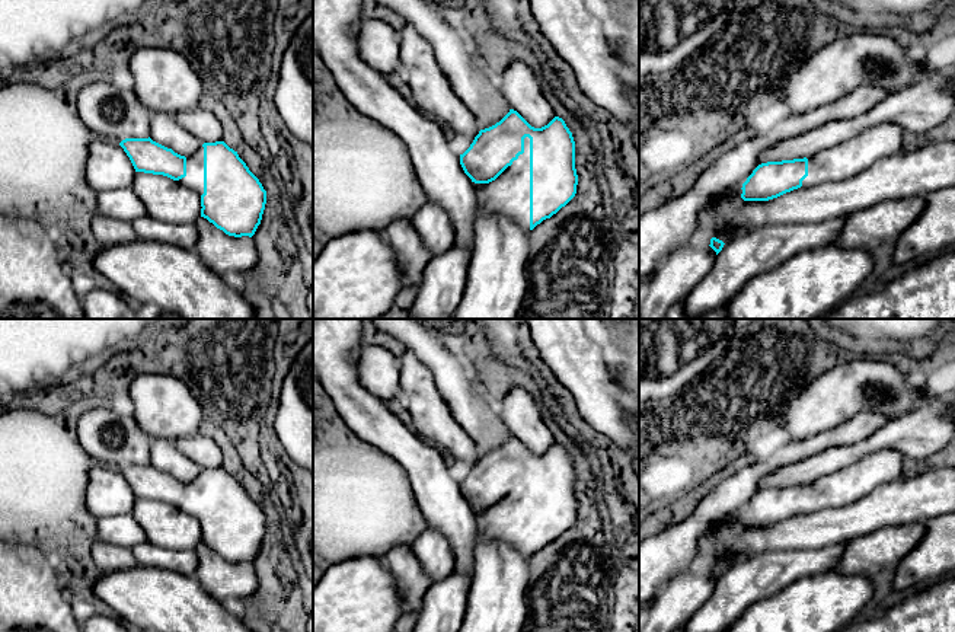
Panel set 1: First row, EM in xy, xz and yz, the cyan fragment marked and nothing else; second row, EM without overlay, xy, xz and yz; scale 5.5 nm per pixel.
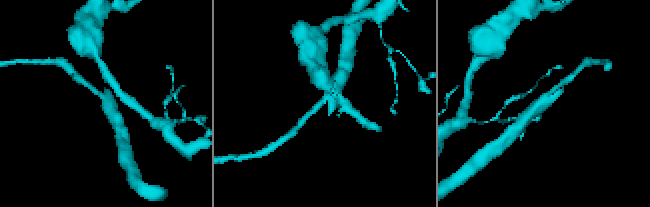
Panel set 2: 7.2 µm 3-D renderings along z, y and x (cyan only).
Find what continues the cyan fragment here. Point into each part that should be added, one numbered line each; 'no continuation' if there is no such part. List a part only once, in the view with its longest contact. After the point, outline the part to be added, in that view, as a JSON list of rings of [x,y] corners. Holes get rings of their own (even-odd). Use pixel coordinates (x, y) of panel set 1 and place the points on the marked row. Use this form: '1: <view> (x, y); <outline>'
1: xz (508, 195); [[[524,138],[524,153],[480,192],[480,211],[512,220],[530,230],[530,138]]]

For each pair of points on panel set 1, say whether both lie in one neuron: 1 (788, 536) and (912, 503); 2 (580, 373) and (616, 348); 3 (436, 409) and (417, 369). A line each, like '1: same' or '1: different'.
1: same
2: different
3: same

